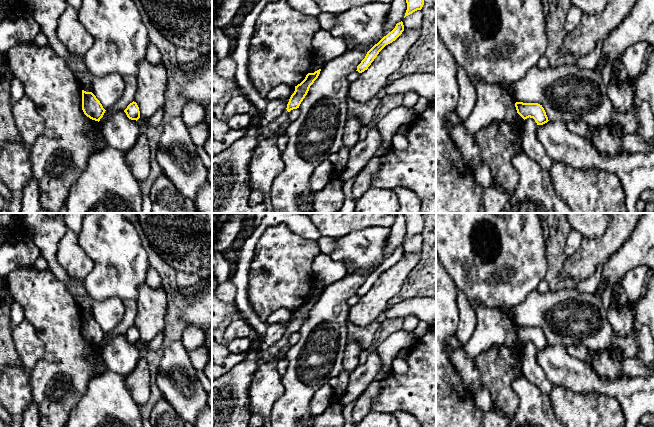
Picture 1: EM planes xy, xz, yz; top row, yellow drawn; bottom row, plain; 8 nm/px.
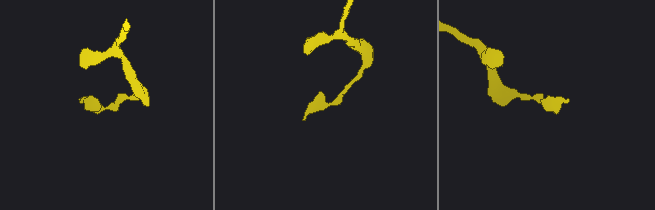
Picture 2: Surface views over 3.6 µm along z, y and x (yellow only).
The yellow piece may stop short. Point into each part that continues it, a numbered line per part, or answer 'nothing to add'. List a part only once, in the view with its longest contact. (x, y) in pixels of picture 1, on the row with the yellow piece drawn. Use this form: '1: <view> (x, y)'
1: xz (271, 130)

